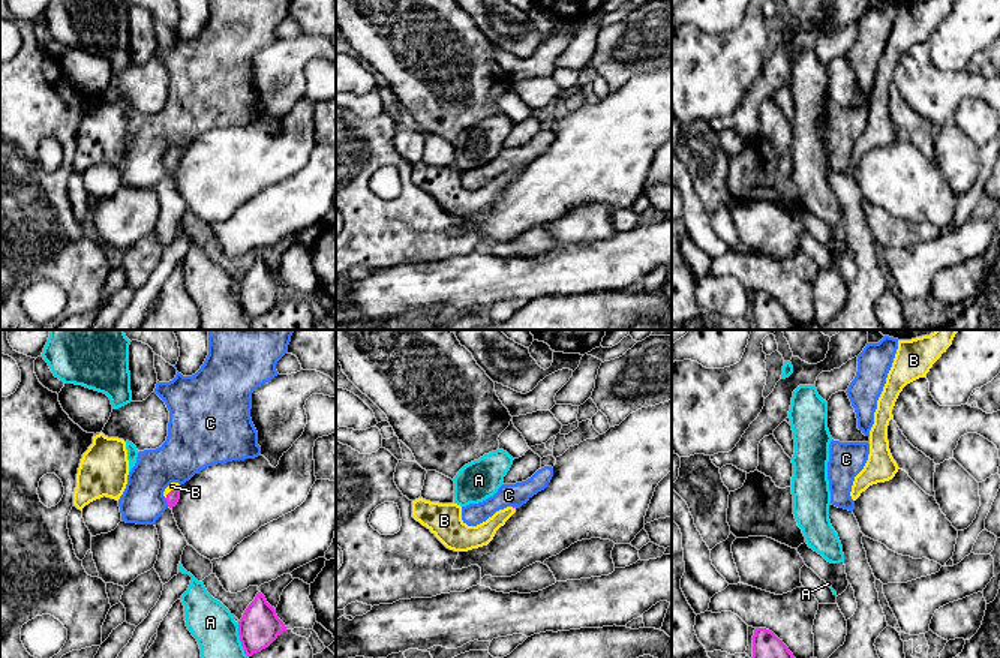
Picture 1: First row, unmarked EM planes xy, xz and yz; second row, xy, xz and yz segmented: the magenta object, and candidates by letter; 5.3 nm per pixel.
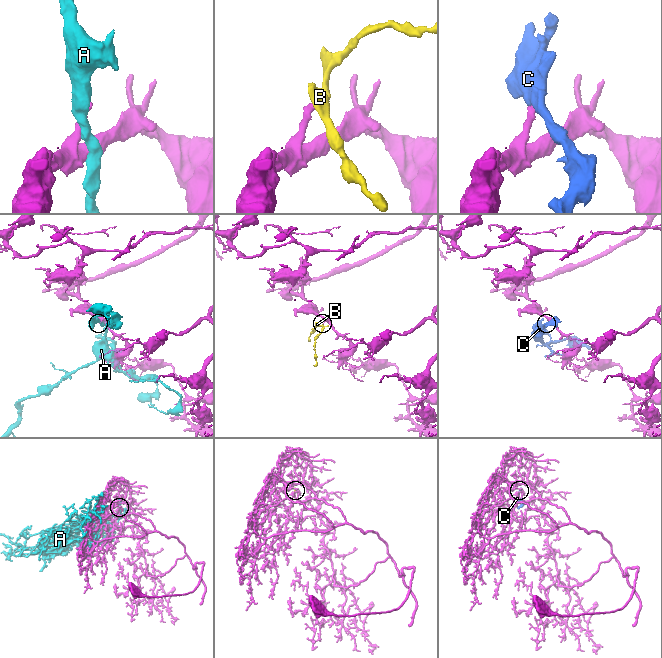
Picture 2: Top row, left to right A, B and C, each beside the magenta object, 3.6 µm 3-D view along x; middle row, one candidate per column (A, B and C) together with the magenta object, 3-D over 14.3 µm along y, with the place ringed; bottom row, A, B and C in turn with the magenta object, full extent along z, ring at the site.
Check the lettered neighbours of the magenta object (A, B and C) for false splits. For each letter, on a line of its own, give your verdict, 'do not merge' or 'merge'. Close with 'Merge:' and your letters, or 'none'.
A: do not merge
B: merge
C: do not merge
Merge: B

